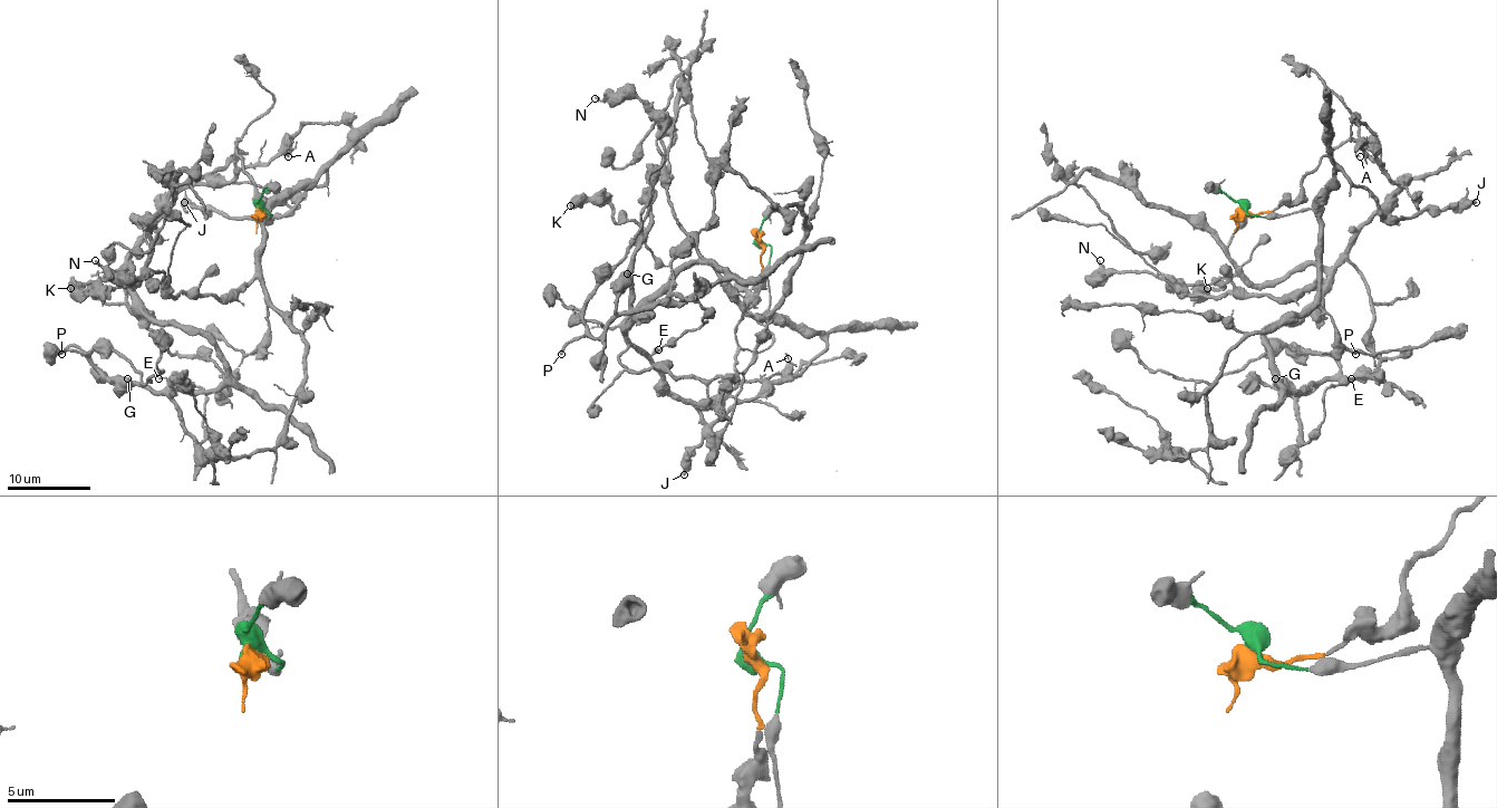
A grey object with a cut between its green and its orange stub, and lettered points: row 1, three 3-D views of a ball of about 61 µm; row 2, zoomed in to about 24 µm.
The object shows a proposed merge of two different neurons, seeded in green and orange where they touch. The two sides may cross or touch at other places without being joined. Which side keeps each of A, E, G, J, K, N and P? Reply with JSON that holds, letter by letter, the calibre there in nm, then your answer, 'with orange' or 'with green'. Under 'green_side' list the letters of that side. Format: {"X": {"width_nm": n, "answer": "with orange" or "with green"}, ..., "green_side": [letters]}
{"A": {"width_nm": 90, "answer": "with orange"}, "E": {"width_nm": 140, "answer": "with orange"}, "G": {"width_nm": 750, "answer": "with orange"}, "J": {"width_nm": 480, "answer": "with green"}, "K": {"width_nm": 600, "answer": "with orange"}, "N": {"width_nm": 180, "answer": "with green"}, "P": {"width_nm": 240, "answer": "with orange"}, "green_side": ["J", "N"]}

